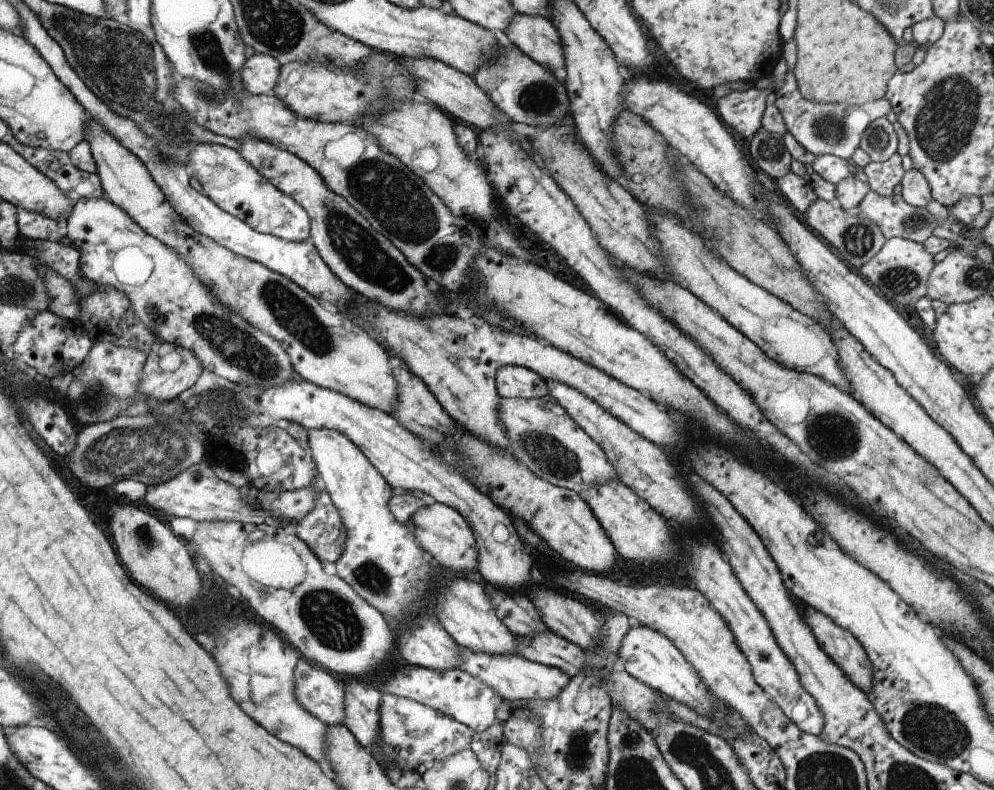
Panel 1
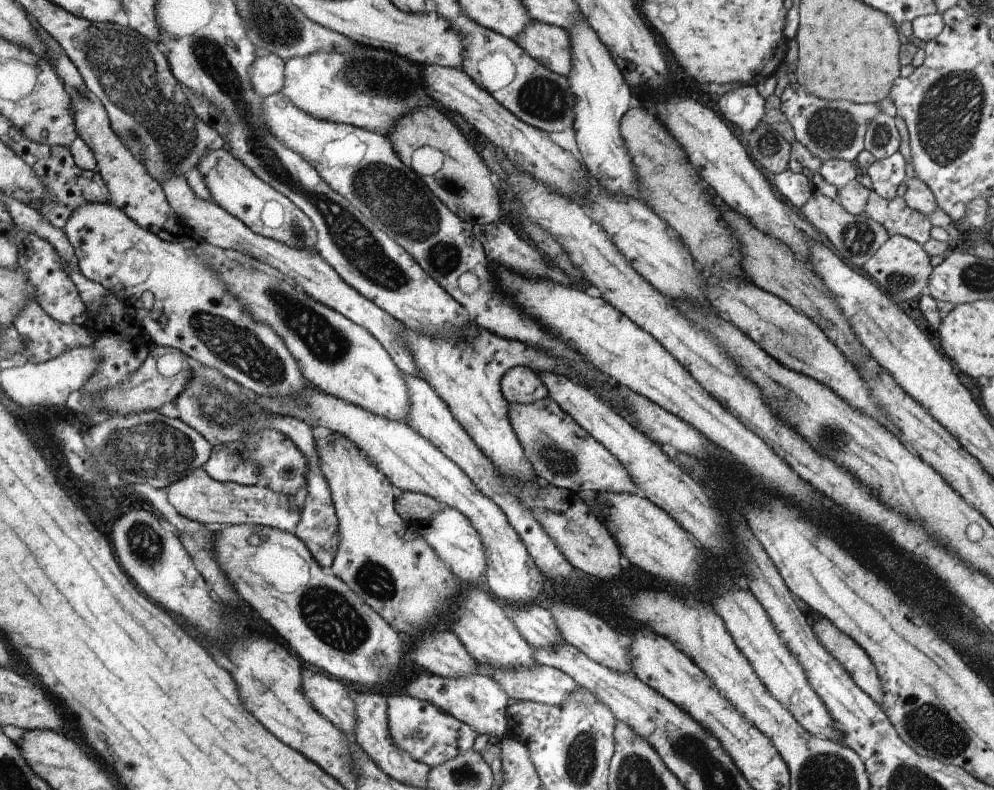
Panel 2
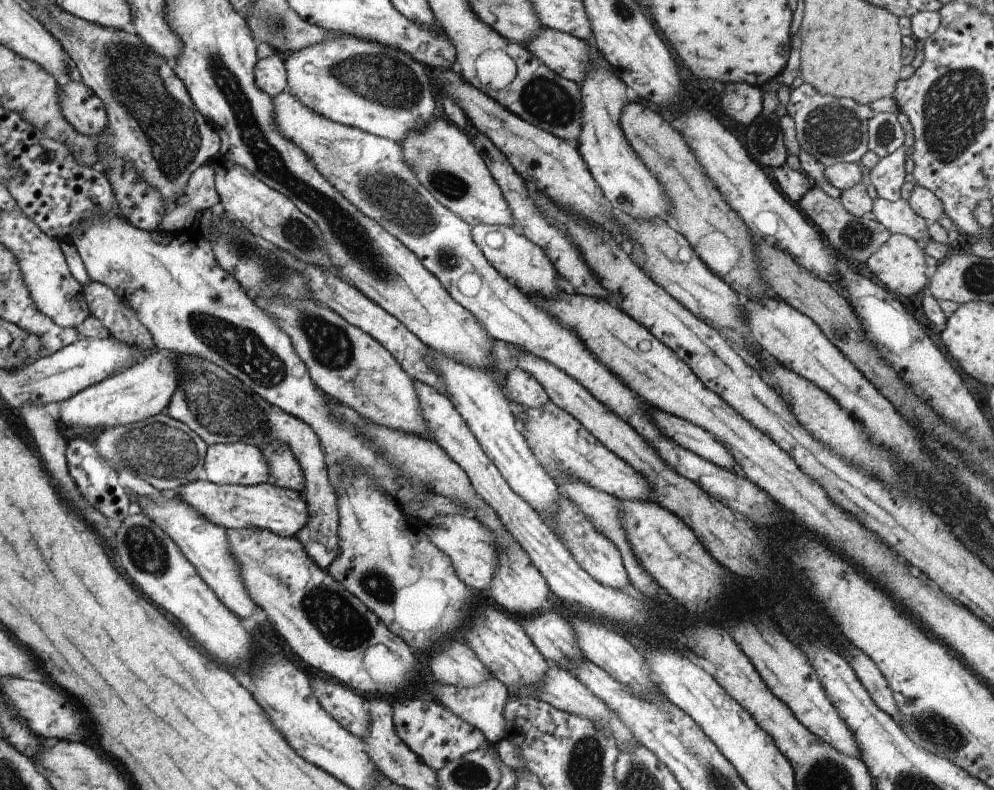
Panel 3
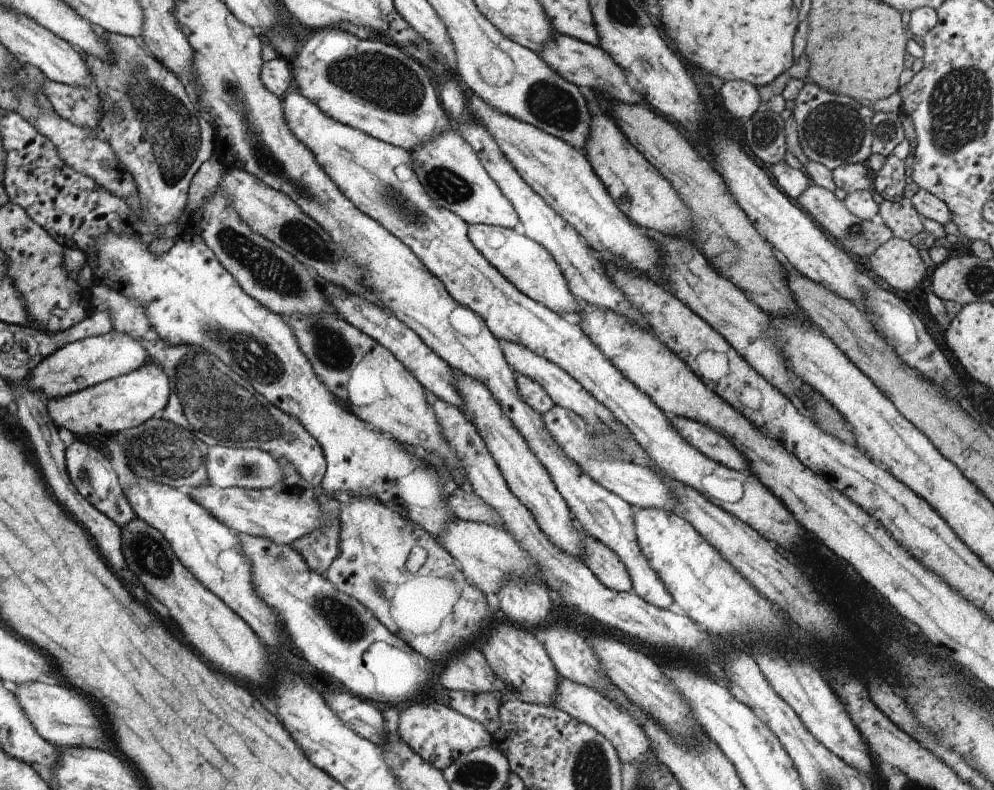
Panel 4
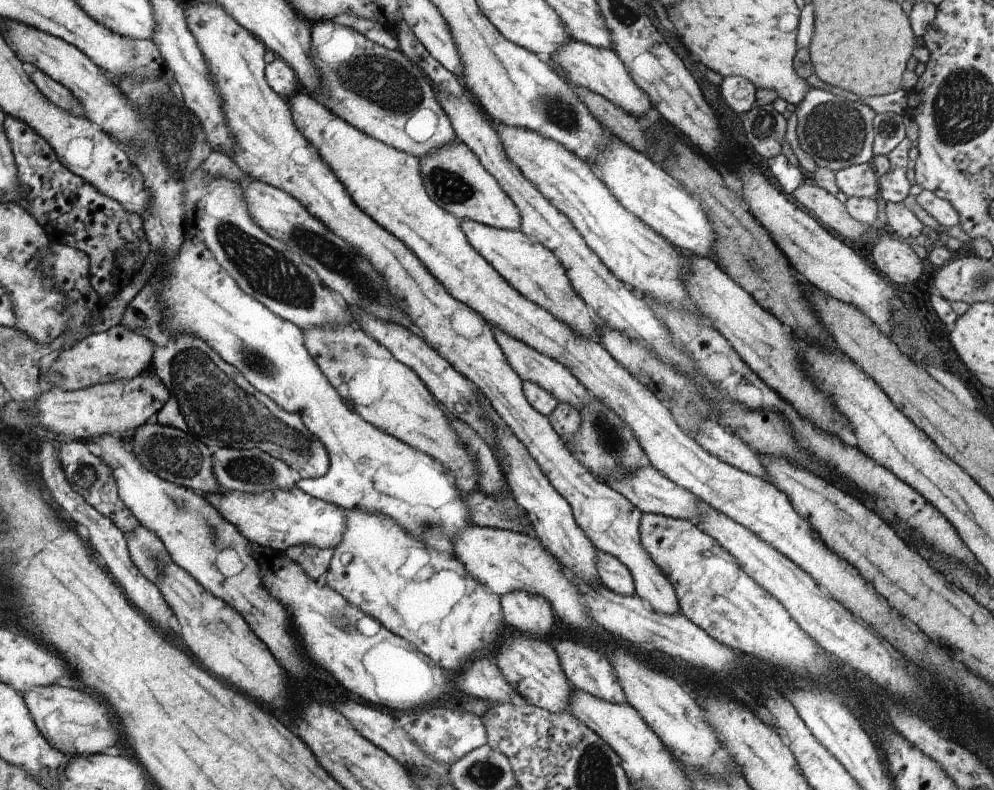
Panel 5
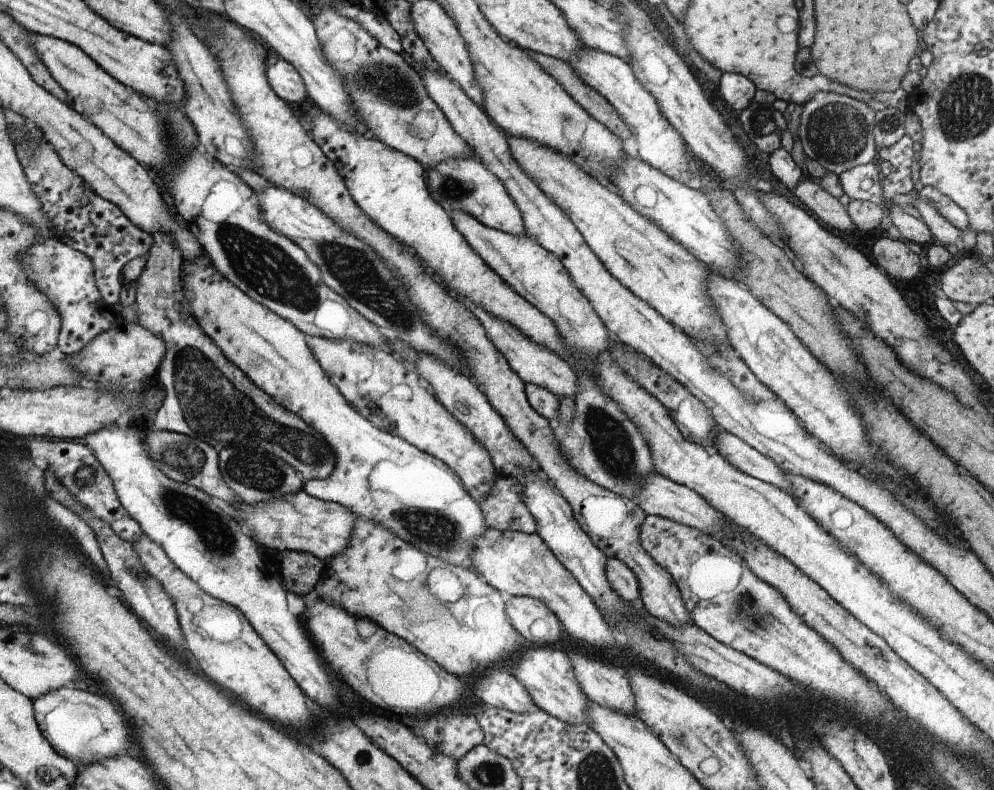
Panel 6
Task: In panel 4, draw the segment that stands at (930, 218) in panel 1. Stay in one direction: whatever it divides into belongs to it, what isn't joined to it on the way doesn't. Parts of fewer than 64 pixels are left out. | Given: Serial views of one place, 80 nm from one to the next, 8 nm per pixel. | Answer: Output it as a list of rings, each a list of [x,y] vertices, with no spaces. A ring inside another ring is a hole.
[[[902,198],[895,203],[883,201],[879,204],[878,213],[894,237],[910,240],[925,228],[922,216],[916,212],[910,199]]]

